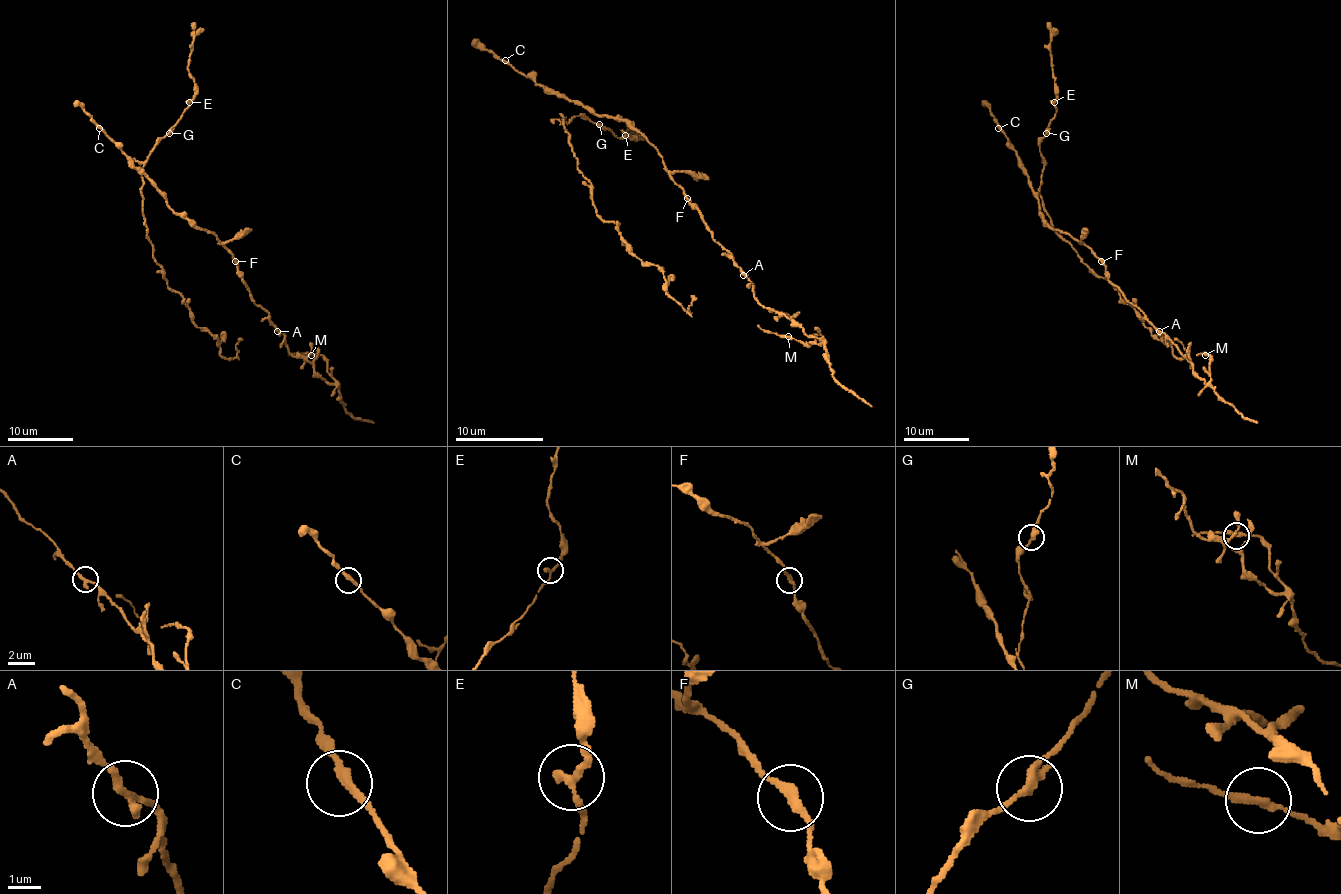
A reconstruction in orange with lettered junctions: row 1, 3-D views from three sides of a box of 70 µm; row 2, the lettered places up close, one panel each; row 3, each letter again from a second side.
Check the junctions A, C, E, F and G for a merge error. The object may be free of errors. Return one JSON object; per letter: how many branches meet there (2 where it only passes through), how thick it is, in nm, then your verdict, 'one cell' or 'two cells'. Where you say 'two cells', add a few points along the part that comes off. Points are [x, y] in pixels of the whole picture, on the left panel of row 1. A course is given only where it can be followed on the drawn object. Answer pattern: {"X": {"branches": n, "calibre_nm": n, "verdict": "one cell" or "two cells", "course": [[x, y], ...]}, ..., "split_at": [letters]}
{"A": {"branches": 2, "calibre_nm": 240, "verdict": "one cell"}, "C": {"branches": 2, "calibre_nm": 240, "verdict": "one cell"}, "E": {"branches": 2, "calibre_nm": 240, "verdict": "one cell"}, "F": {"branches": 2, "calibre_nm": 240, "verdict": "one cell"}, "G": {"branches": 2, "calibre_nm": 280, "verdict": "one cell"}, "split_at": []}

